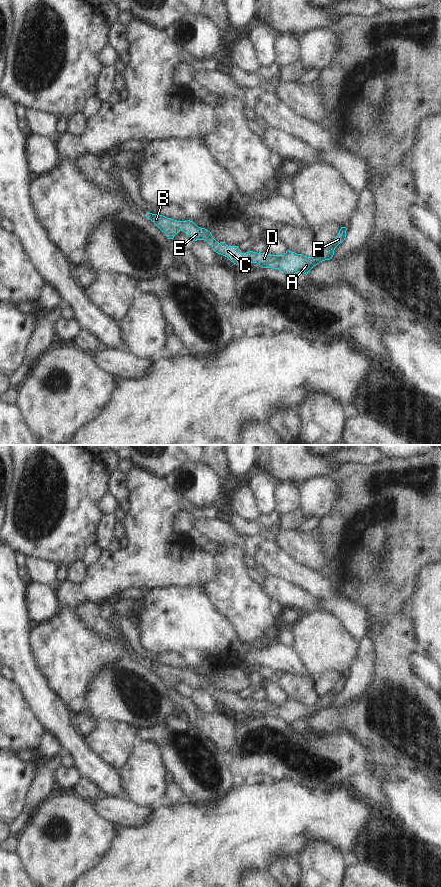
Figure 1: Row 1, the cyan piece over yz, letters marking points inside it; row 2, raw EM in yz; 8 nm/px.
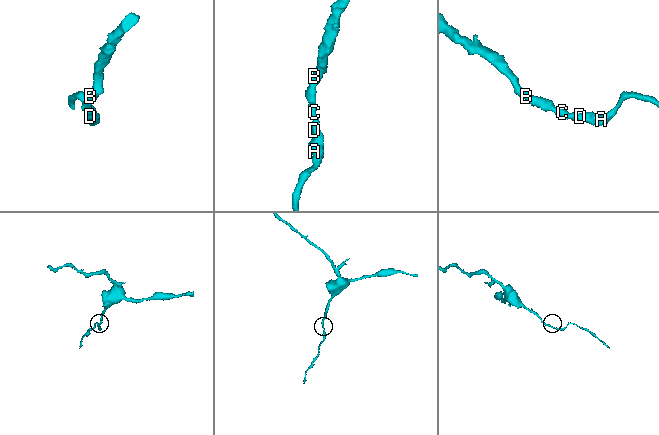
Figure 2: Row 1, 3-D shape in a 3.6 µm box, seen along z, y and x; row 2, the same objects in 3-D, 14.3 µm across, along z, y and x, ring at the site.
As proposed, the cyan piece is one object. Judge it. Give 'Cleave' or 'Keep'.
Keep

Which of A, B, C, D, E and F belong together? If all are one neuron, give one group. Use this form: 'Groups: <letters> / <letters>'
Groups: A B C D E F

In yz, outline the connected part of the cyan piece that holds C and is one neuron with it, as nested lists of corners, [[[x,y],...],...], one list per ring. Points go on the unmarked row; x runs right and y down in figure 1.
[[[146,661],[146,665],[164,680],[169,687],[173,687],[179,679],[183,679],[193,689],[207,689],[216,701],[227,705],[236,713],[240,713],[243,710],[257,711],[262,716],[278,717],[290,725],[298,720],[307,723],[320,710],[332,707],[335,696],[345,688],[347,678],[346,675],[341,675],[335,687],[329,693],[319,698],[313,705],[307,705],[289,698],[283,703],[271,703],[266,700],[257,701],[253,699],[242,701],[238,694],[228,694],[224,690],[217,690],[210,679],[198,675],[190,668],[177,669],[163,663],[152,661]]]

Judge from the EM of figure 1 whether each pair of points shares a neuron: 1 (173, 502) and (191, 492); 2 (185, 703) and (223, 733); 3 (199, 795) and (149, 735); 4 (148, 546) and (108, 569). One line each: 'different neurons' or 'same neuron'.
1: different neurons
2: same neuron
3: same neuron
4: same neuron

